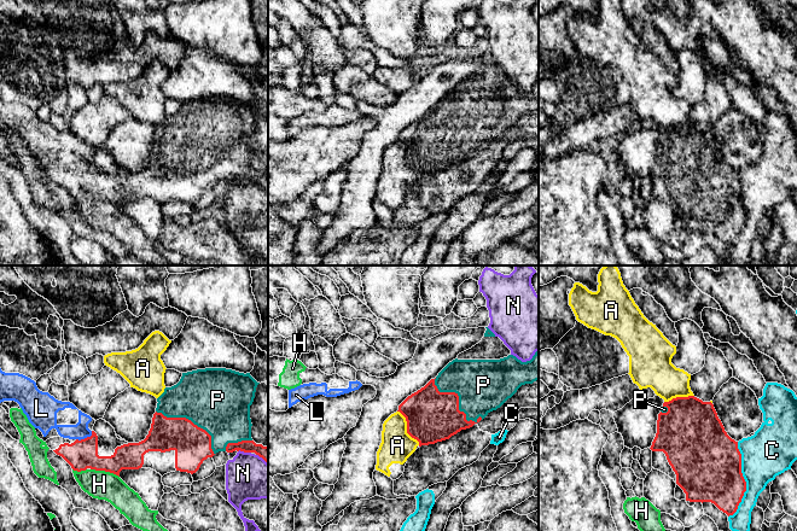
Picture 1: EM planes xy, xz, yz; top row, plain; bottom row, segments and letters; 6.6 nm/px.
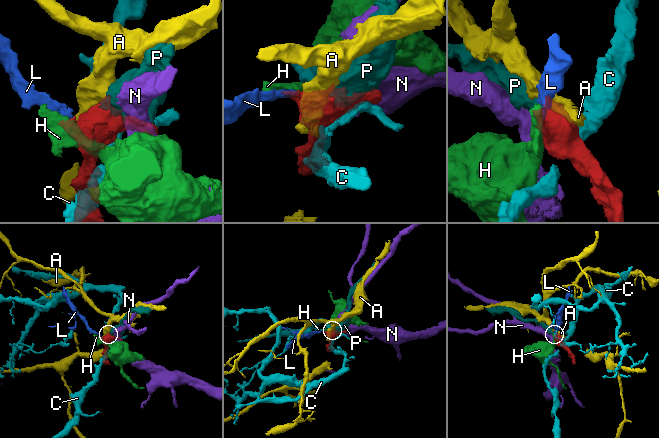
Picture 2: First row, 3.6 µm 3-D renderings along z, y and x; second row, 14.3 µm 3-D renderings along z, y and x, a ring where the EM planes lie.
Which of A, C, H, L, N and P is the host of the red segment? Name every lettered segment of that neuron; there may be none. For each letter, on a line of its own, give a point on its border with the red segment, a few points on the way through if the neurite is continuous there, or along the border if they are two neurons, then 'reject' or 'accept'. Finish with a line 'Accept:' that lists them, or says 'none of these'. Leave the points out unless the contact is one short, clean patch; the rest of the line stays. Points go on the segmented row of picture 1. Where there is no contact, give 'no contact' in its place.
A: contact xz (407, 429); reject
C: contact yz (744, 480); reject
H: contact xy (105, 471); reject
L: contact xy (85, 438); accept
N: contact xy (244, 451); border xy (238, 450), (250, 453); reject
P: contact xz (458, 401); accept
Accept: L, P

